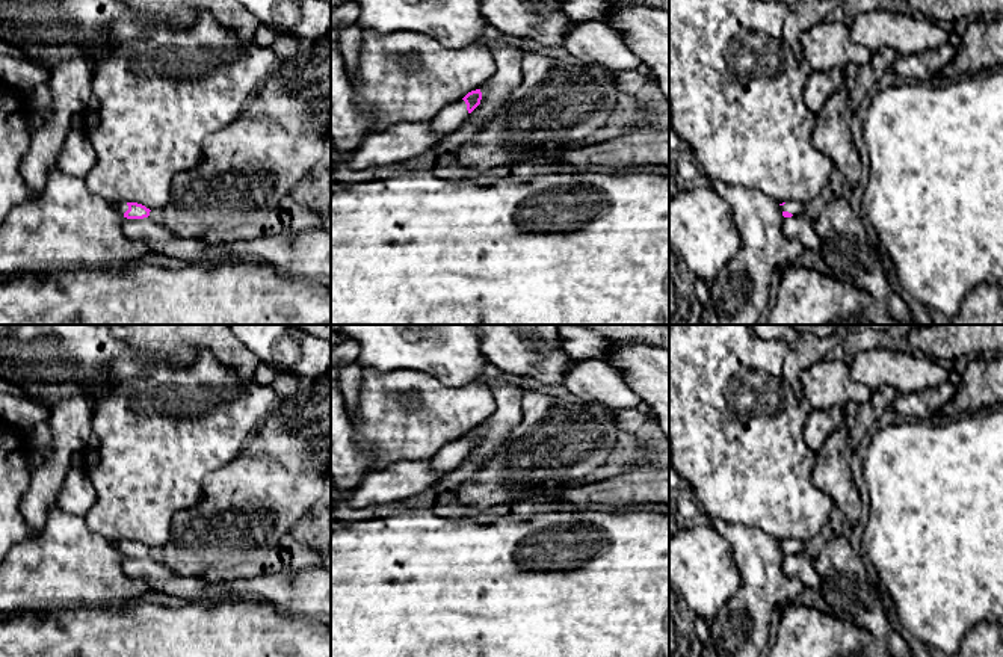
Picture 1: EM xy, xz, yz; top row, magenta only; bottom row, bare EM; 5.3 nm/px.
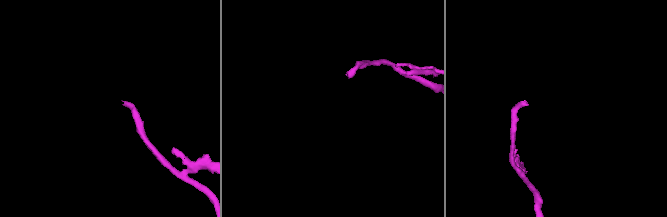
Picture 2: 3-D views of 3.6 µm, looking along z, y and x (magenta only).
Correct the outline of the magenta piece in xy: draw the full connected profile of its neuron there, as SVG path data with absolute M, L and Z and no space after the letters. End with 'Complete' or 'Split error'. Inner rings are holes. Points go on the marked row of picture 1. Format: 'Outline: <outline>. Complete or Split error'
Outline: M112 201L115 208L127 219L144 219L150 216L150 208L137 202Z. Split error

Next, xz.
Outline: M480 89L468 92L462 100L446 106L431 122L432 131L440 137L452 134L467 116L480 104Z. Split error

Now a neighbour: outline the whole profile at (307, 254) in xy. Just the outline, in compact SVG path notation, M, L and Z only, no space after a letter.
M150 216L124 217L122 231L128 239L145 243L151 252L181 260L189 266L261 261L279 273L289 272L292 278L331 284L331 233L322 228L304 230L292 237L272 231L254 240L218 246L174 236Z

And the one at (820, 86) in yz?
M820 21L801 35L802 56L813 69L807 76L804 98L817 113L825 103L837 94L844 83L843 69L847 65L866 65L872 53L853 44L849 26L843 23Z

